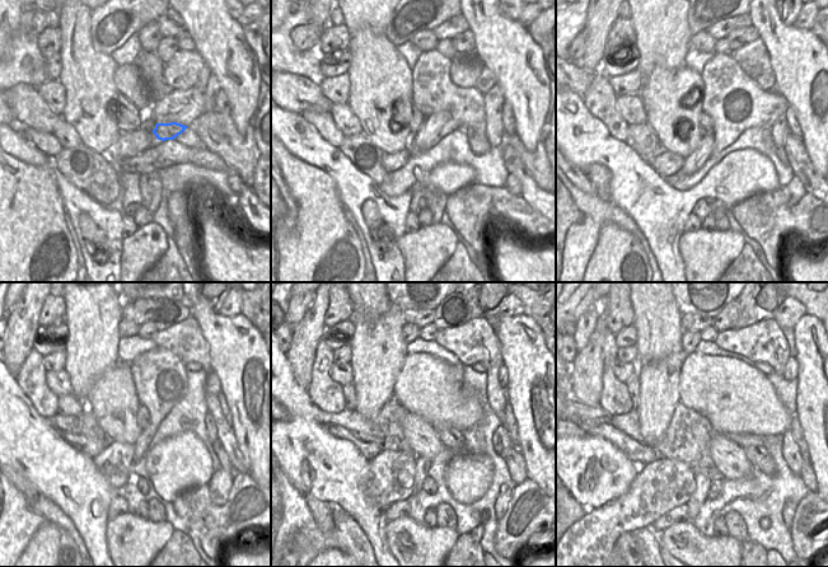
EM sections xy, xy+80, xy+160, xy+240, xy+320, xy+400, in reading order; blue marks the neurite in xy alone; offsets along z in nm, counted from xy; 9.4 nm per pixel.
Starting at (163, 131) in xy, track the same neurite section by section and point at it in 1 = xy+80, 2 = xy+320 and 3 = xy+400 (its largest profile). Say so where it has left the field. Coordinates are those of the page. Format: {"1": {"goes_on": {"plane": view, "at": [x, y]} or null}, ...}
{"1": {"goes_on": {"plane": "xy+80", "at": [477, 136]}}, "2": {"goes_on": {"plane": "xy+320", "at": [514, 459]}}, "3": {"goes_on": {"plane": "xy+400", "at": [807, 474]}}}

